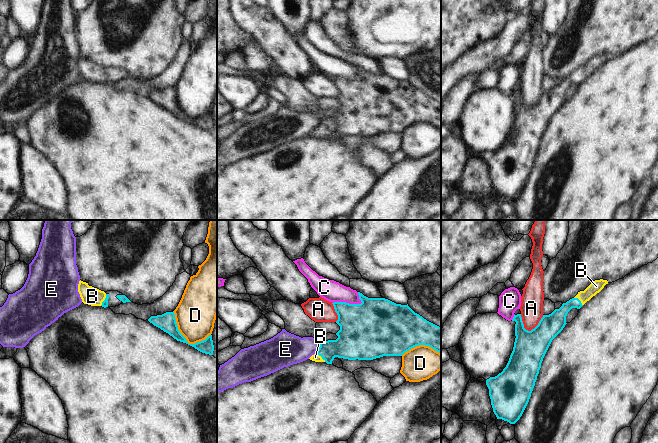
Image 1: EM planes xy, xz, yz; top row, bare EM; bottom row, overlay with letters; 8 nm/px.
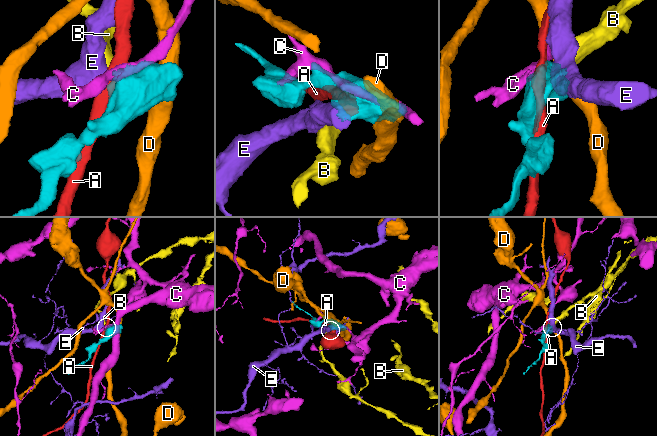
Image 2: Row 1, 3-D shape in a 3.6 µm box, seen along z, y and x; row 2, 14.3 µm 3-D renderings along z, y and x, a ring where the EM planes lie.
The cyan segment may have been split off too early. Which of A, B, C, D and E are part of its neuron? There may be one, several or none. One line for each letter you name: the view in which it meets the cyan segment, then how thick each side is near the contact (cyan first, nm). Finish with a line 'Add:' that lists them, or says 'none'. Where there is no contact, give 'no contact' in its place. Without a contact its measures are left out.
B: xy | 50/150 nm
Add: B

